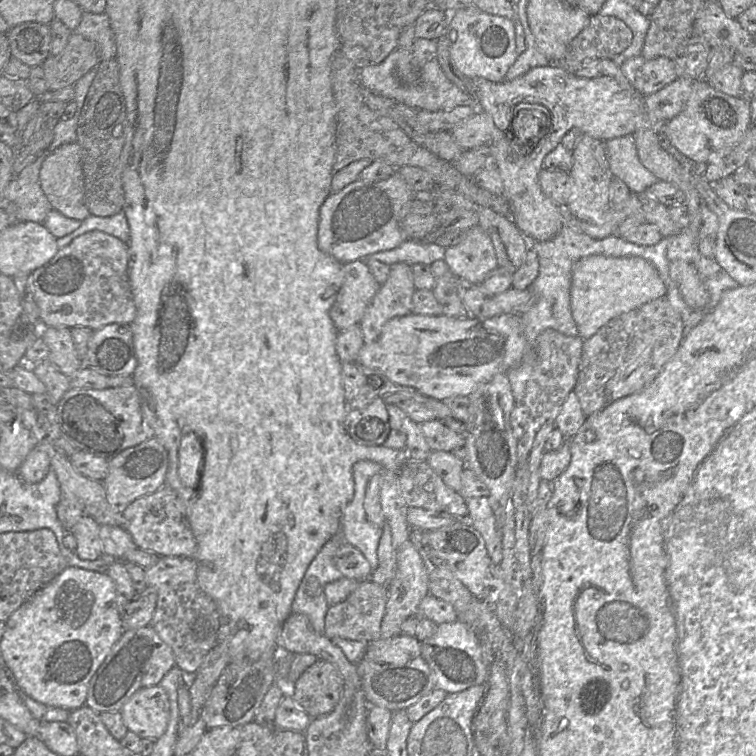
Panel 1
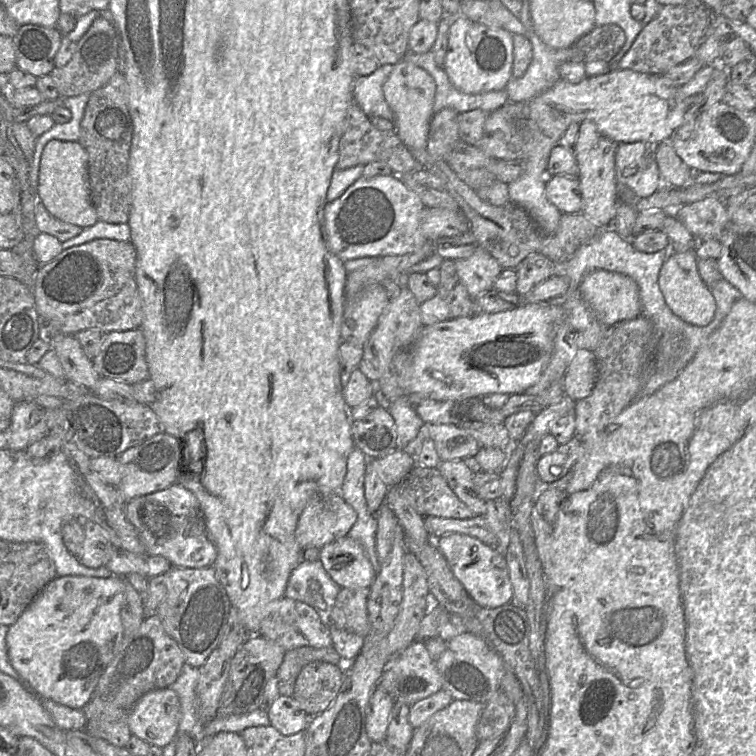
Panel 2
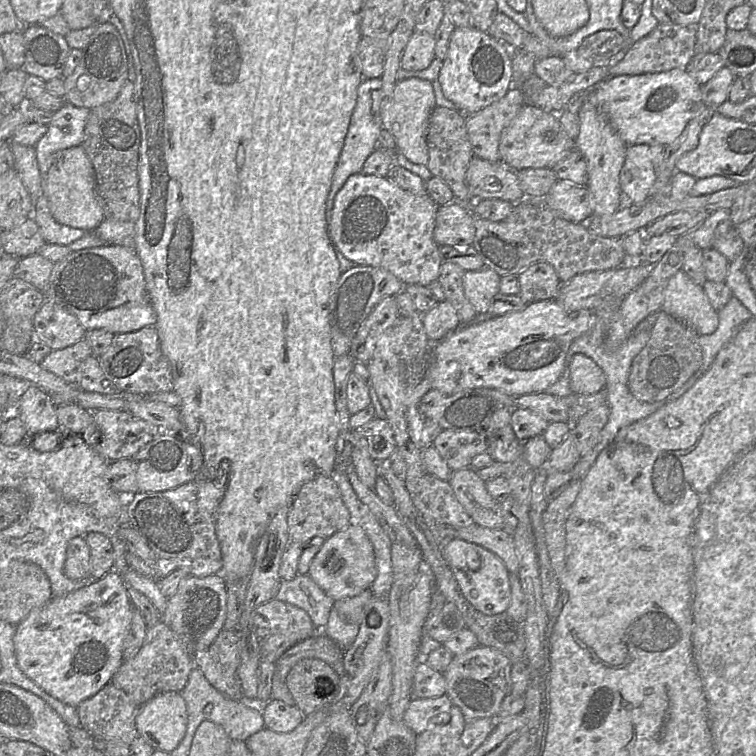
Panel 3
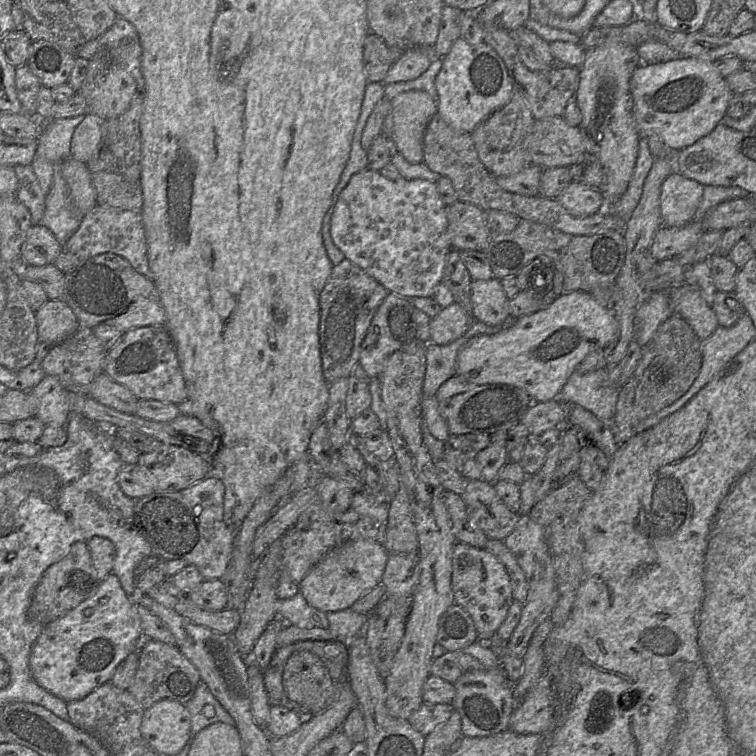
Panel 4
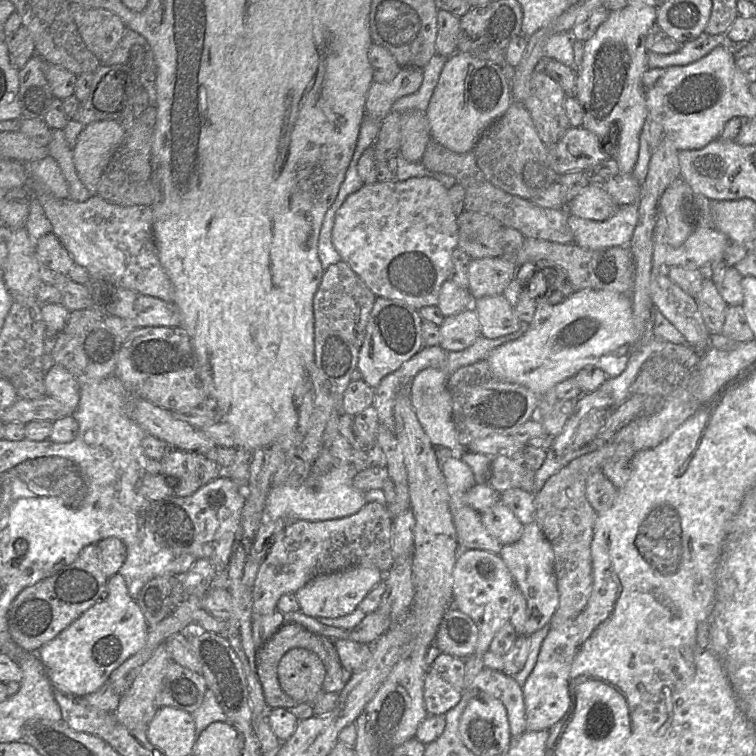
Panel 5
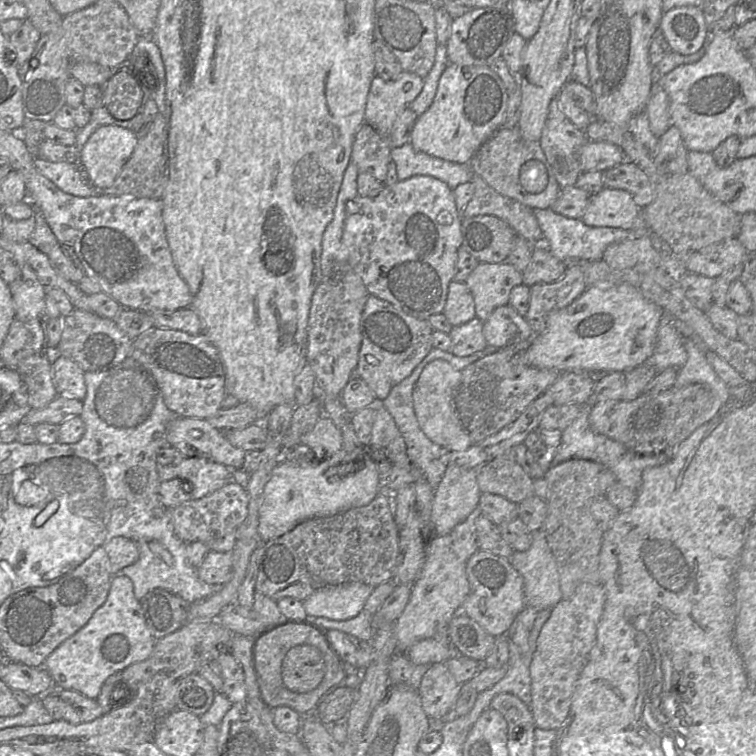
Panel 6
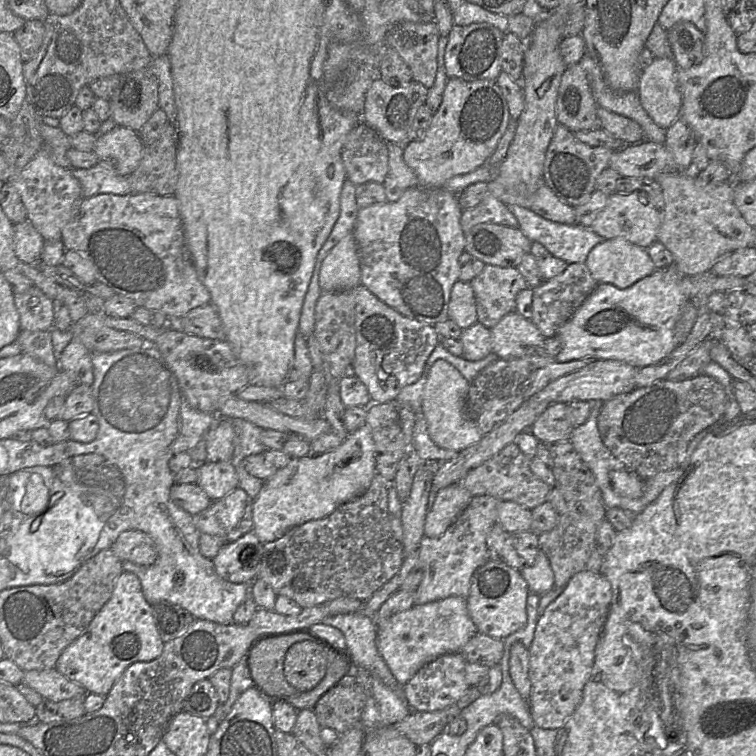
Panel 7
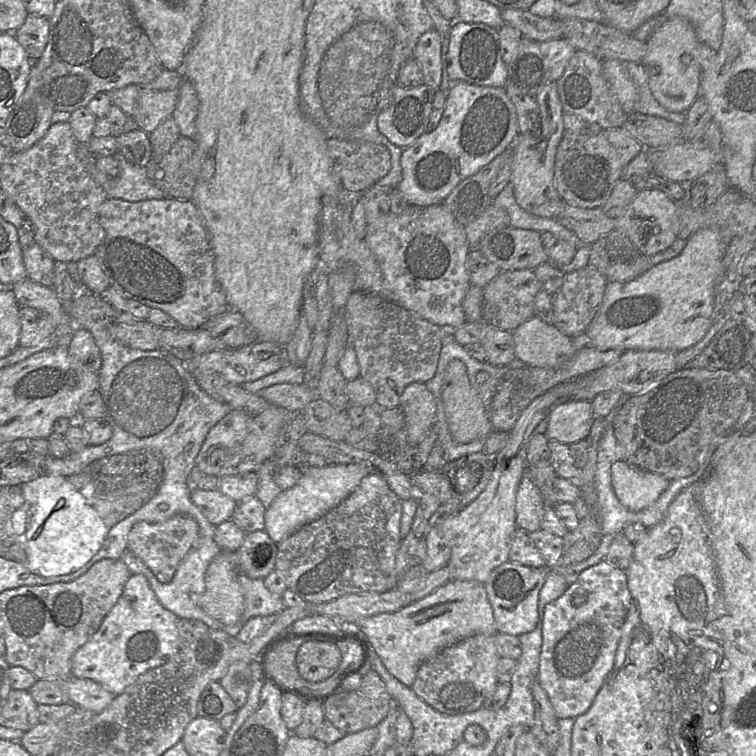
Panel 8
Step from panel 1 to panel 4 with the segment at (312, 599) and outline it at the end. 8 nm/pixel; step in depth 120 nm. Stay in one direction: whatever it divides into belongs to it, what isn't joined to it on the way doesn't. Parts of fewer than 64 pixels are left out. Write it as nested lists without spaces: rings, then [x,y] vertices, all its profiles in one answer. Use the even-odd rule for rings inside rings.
[[[300,591],[290,599],[277,598],[275,610],[278,617],[298,628],[330,628],[327,613],[310,606]]]

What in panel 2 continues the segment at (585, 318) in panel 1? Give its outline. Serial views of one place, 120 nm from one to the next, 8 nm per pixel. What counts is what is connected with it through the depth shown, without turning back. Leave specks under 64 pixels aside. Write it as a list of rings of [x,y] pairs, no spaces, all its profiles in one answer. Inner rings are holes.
[[[604,269],[594,270],[581,282],[580,292],[604,325],[612,326],[640,314],[638,285],[625,274]]]

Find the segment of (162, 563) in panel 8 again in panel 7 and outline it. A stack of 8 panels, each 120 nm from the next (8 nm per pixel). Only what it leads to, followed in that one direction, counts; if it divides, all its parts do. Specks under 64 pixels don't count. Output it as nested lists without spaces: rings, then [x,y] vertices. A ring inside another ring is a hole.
[[[143,531],[122,532],[111,545],[110,550],[122,561],[142,566],[152,565],[157,558],[157,548],[153,539]]]

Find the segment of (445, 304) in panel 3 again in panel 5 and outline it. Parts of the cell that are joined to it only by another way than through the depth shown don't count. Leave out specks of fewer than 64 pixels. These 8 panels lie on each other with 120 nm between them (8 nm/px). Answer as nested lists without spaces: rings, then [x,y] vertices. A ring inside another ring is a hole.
[[[472,307],[445,317],[439,329],[439,346],[451,352],[466,349],[481,335],[480,322]]]

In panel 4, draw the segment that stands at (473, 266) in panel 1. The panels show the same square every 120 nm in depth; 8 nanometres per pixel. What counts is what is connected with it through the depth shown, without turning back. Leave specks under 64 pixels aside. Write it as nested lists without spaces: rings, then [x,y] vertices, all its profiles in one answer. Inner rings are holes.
[[[498,278],[471,280],[471,315],[489,326],[502,325],[510,316],[508,298]]]

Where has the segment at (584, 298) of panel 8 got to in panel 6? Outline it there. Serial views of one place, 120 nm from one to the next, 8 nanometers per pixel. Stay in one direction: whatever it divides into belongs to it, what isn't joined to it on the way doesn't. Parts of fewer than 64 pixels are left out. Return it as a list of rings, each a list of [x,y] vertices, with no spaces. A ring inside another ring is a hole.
[[[569,266],[561,279],[530,288],[529,309],[525,314],[535,334],[543,332],[550,312],[571,304],[588,288],[581,269]]]

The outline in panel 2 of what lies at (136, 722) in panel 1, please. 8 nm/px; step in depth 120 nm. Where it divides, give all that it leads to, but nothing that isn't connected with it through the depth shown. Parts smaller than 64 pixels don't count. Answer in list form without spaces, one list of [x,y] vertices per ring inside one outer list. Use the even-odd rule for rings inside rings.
[[[170,687],[145,693],[126,718],[132,735],[161,748],[176,737],[180,720],[180,700]]]

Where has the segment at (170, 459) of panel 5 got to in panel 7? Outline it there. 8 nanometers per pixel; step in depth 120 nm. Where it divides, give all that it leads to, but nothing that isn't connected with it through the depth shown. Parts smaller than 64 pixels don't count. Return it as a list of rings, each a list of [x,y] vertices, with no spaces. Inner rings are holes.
[[[205,461],[195,464],[198,472],[196,484],[199,485],[210,499],[224,497],[238,487],[238,477],[234,466],[227,461]]]

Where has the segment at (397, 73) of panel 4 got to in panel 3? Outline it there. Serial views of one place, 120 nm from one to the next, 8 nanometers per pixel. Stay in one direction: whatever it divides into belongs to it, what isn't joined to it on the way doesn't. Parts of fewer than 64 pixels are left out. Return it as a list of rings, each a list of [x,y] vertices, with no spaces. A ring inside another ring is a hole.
[[[414,31],[402,53],[400,68],[408,71],[427,68],[435,58],[434,48],[434,35]]]

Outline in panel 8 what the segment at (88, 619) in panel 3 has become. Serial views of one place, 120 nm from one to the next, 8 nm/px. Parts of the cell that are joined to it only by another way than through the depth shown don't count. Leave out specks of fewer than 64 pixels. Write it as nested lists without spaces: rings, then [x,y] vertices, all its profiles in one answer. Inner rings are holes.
[[[132,574],[123,592],[102,621],[99,629],[81,646],[71,660],[71,675],[99,683],[114,696],[122,694],[129,686],[150,669],[162,666],[179,650],[178,617],[159,602],[148,580],[142,574]]]

